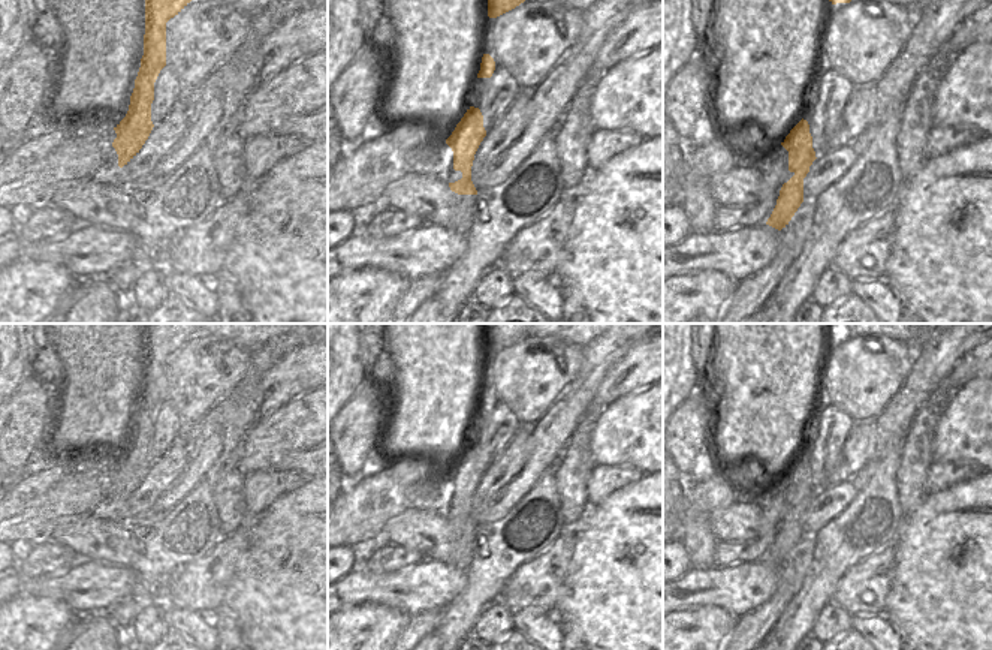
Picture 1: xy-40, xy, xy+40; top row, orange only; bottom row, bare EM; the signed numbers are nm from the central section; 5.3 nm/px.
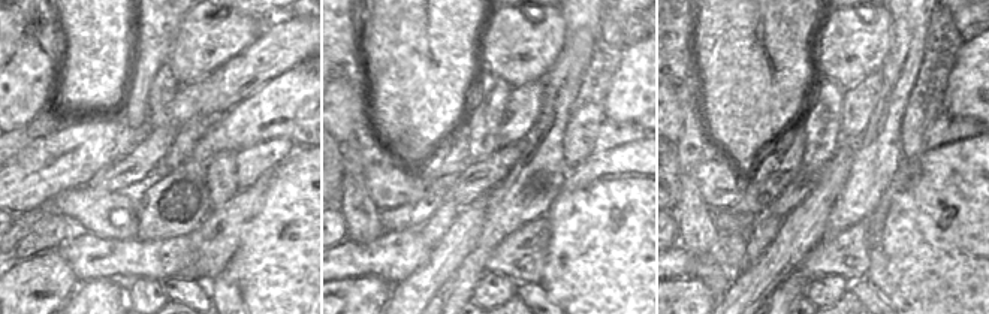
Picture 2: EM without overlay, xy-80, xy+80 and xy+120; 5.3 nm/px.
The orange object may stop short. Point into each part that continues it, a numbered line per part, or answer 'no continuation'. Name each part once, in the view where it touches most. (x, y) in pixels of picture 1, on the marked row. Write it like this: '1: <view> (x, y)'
no continuation

